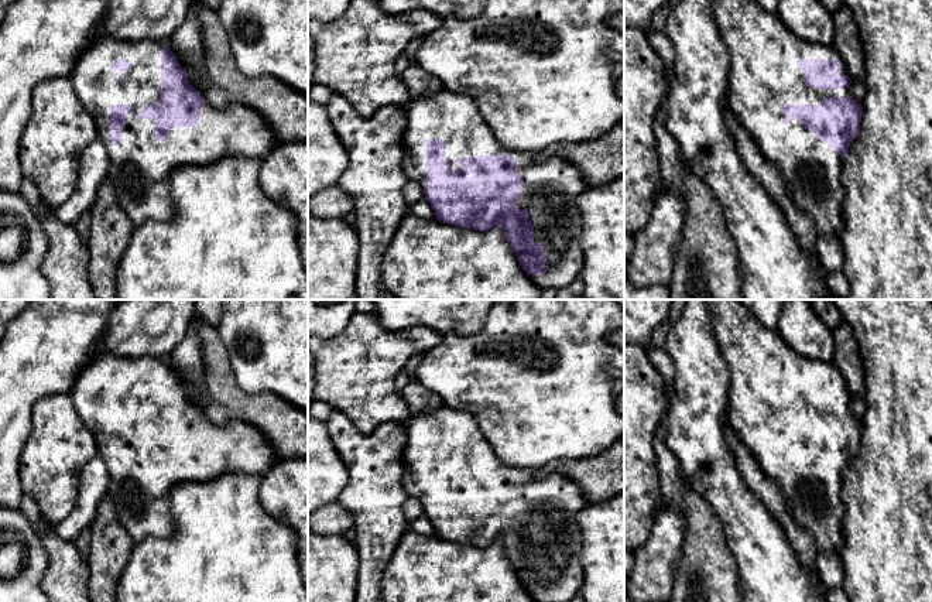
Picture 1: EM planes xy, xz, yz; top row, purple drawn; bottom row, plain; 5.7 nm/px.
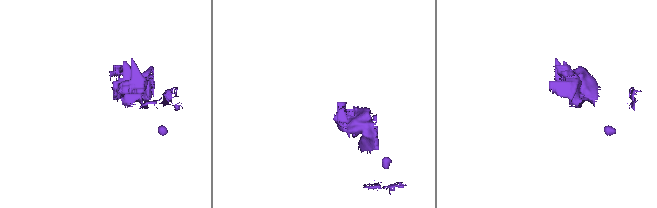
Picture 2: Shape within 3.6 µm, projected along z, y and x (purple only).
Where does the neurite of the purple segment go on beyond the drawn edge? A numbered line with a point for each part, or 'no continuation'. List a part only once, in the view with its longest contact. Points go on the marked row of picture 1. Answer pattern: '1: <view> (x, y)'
1: xz (551, 190)

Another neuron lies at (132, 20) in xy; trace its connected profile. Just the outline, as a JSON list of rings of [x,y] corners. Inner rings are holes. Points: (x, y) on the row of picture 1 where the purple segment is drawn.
[[[109,0],[104,20],[89,47],[102,38],[165,42],[179,28],[195,0]]]

